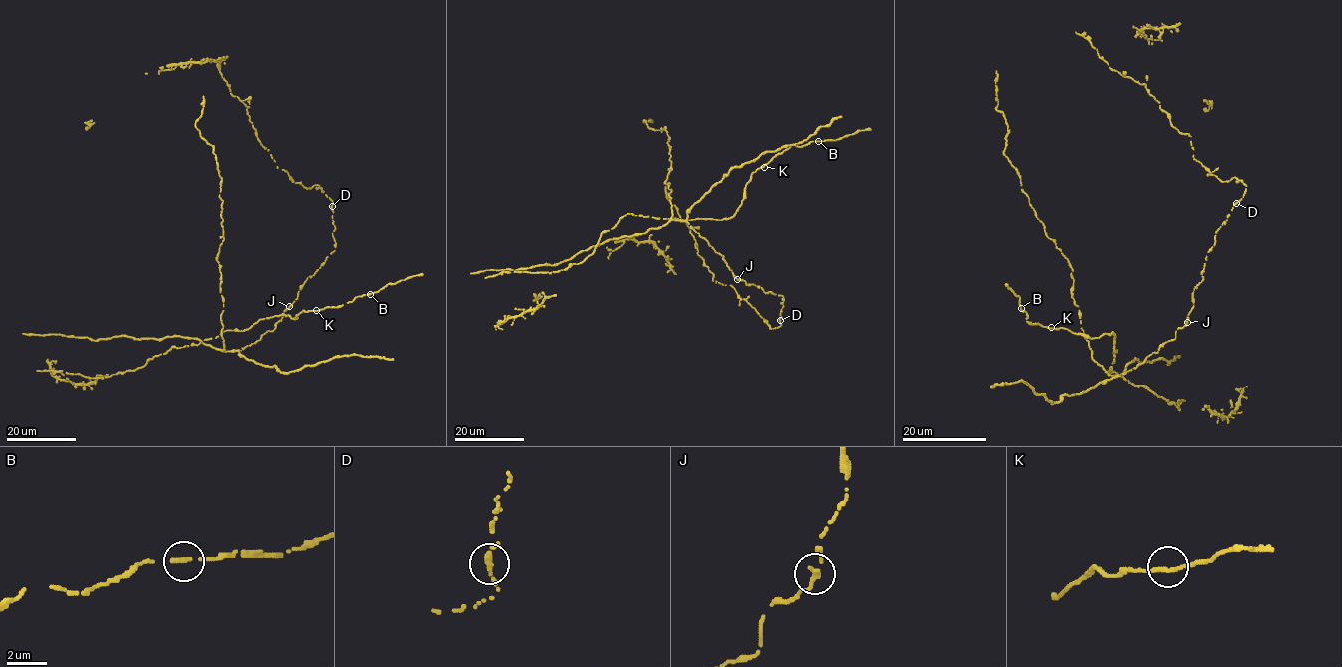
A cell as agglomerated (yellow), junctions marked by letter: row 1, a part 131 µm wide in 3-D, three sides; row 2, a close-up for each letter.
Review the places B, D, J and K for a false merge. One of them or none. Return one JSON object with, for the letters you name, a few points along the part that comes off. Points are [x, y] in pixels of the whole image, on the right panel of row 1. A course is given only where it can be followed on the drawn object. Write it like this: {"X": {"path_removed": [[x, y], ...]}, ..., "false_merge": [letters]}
{"false_merge": []}

